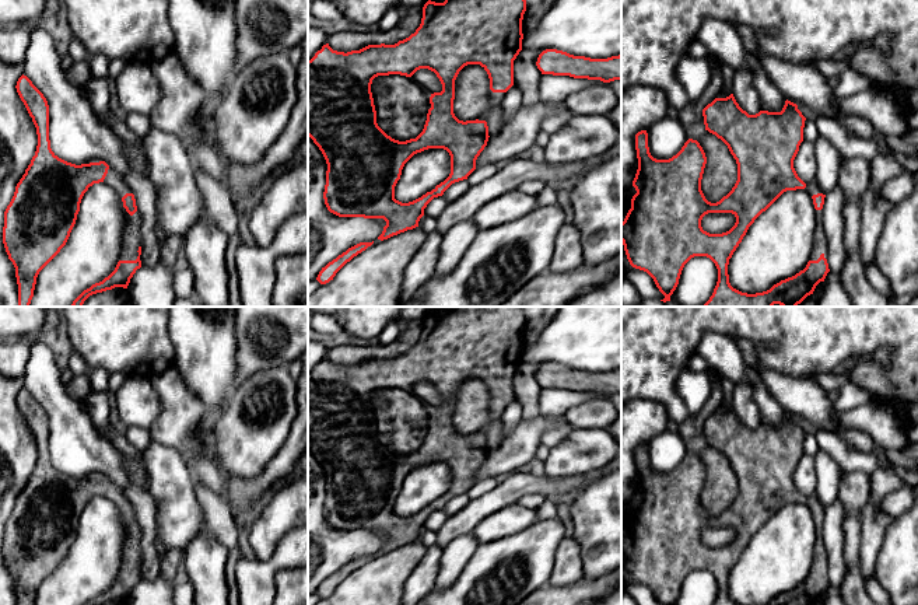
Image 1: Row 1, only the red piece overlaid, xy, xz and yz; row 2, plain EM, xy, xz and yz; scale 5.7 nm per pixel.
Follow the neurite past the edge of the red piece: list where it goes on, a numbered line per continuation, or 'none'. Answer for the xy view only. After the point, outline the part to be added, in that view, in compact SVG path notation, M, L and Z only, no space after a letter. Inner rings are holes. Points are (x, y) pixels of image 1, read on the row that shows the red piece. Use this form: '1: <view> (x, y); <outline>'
1: xy (132, 238); M137 210L133 216L127 213L127 224L123 234L120 260L136 260L141 246L141 214Z

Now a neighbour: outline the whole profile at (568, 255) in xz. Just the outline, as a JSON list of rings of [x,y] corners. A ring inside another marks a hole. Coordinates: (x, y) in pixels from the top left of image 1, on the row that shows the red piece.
[[[564,224],[556,237],[556,248],[549,266],[551,273],[565,273],[584,263],[579,231],[572,224]]]

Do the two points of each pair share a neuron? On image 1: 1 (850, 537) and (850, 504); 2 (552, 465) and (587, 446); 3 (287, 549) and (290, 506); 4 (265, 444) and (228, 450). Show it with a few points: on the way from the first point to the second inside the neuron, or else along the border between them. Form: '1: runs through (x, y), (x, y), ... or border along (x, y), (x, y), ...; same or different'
1: runs through (851, 528), (851, 513); same
2: runs through (560, 462), (578, 453); same
3: border along (293, 528), (280, 539), (276, 551), (269, 558); different
4: runs through (256, 444), (245, 444), (237, 450); same

